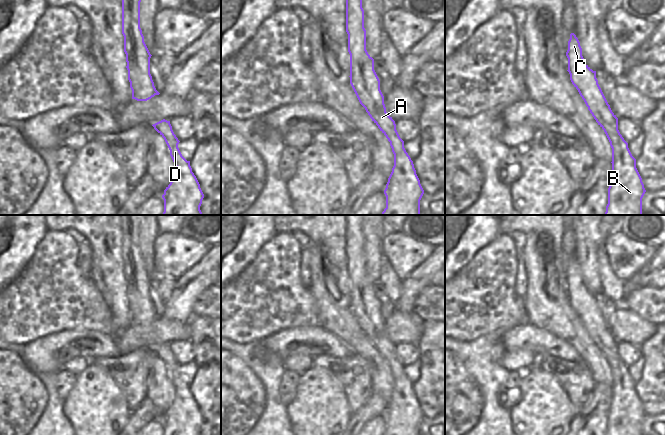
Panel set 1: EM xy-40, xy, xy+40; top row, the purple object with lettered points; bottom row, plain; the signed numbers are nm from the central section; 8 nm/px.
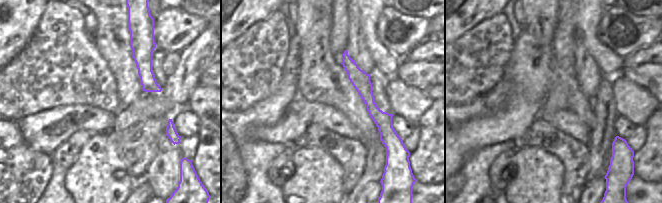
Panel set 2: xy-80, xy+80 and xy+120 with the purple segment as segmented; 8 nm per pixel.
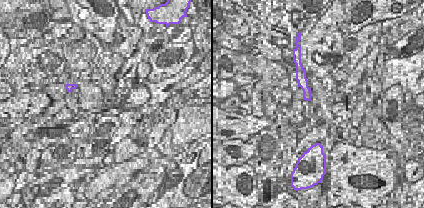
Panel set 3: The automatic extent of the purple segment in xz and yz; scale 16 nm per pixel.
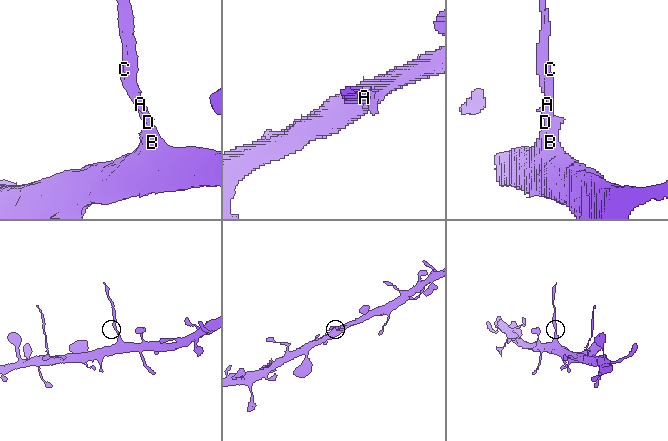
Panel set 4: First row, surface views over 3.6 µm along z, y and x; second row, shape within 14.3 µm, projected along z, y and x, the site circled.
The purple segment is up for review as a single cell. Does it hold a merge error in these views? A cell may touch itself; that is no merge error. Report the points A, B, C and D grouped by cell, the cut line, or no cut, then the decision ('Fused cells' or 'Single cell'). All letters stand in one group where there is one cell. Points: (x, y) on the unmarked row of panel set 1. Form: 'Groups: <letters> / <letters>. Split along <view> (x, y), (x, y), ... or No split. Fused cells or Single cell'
Groups: A B D / C. Split along xy (384, 330), (369, 327), (364, 331). Fused cells

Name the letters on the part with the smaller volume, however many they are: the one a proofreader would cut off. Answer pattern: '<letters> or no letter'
C

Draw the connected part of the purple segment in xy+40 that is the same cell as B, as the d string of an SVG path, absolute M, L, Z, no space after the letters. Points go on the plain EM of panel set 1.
M593 327L588 334L604 354L612 372L612 400L606 435L642 435L646 414L636 392L636 383L618 354L618 342L609 328Z

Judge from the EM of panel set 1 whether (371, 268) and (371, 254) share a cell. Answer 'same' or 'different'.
same

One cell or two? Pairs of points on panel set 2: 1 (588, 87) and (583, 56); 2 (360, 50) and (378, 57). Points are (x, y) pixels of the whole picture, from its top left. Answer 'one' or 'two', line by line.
1: one
2: two

